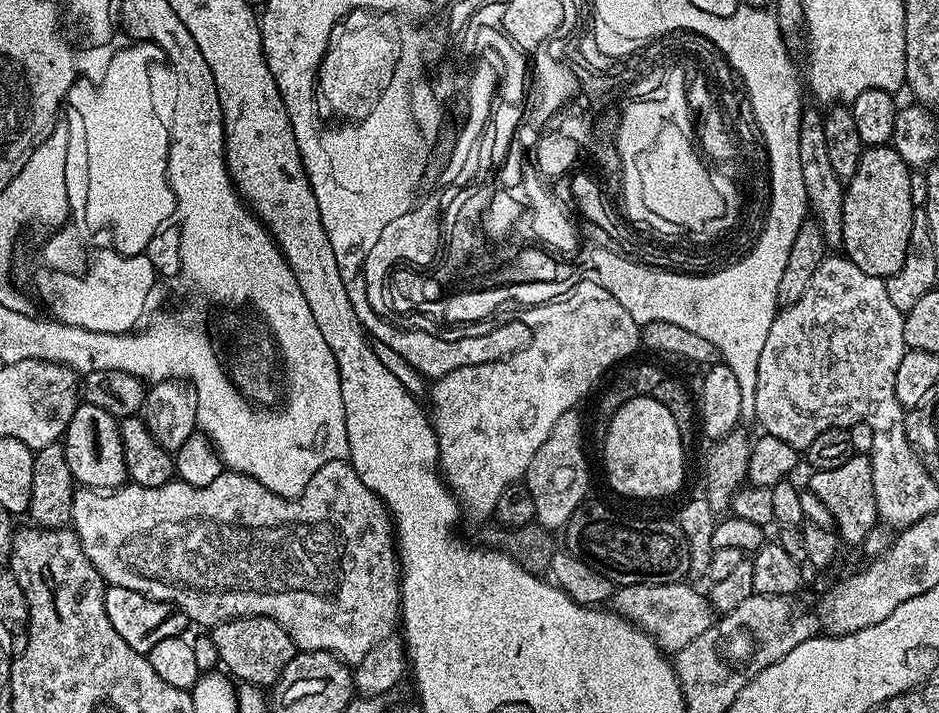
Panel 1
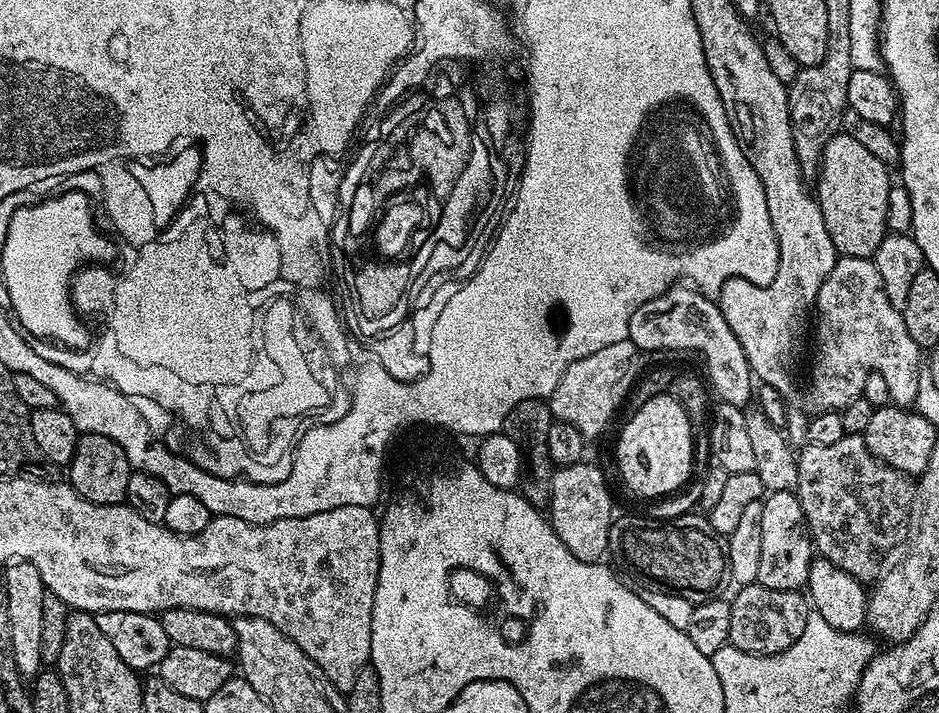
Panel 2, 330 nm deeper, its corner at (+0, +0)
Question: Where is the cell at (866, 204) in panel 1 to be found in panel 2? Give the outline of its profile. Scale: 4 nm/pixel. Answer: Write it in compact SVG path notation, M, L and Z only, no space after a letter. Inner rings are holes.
M842 130L826 142L820 171L814 180L814 195L822 210L822 222L826 222L826 234L830 234L830 242L834 242L840 256L875 257L882 238L889 231L888 203L892 200L892 180L888 172L889 165L874 158L866 146L861 146Z

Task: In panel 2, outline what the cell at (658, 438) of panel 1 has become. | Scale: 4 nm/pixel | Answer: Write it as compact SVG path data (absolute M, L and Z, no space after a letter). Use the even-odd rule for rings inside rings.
M670 394L663 396L655 396L650 398L650 402L646 402L646 406L642 406L642 410L638 410L638 414L627 417L623 421L624 429L620 432L620 441L616 444L616 464L620 467L620 476L624 479L624 484L632 492L637 492L640 496L668 496L671 492L676 492L688 480L688 475L693 475L694 465L692 462L692 435L690 434L690 422L686 418L686 410L682 410L682 406Z

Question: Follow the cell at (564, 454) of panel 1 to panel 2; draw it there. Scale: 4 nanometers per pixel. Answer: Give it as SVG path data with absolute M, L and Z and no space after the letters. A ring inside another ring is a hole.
M632 340L613 342L595 354L586 354L586 358L578 358L562 374L558 386L546 403L553 417L561 424L574 426L584 435L585 441L592 442L595 436L600 436L608 428L612 415L617 415L618 409L627 398L628 392L641 375L641 349Z

